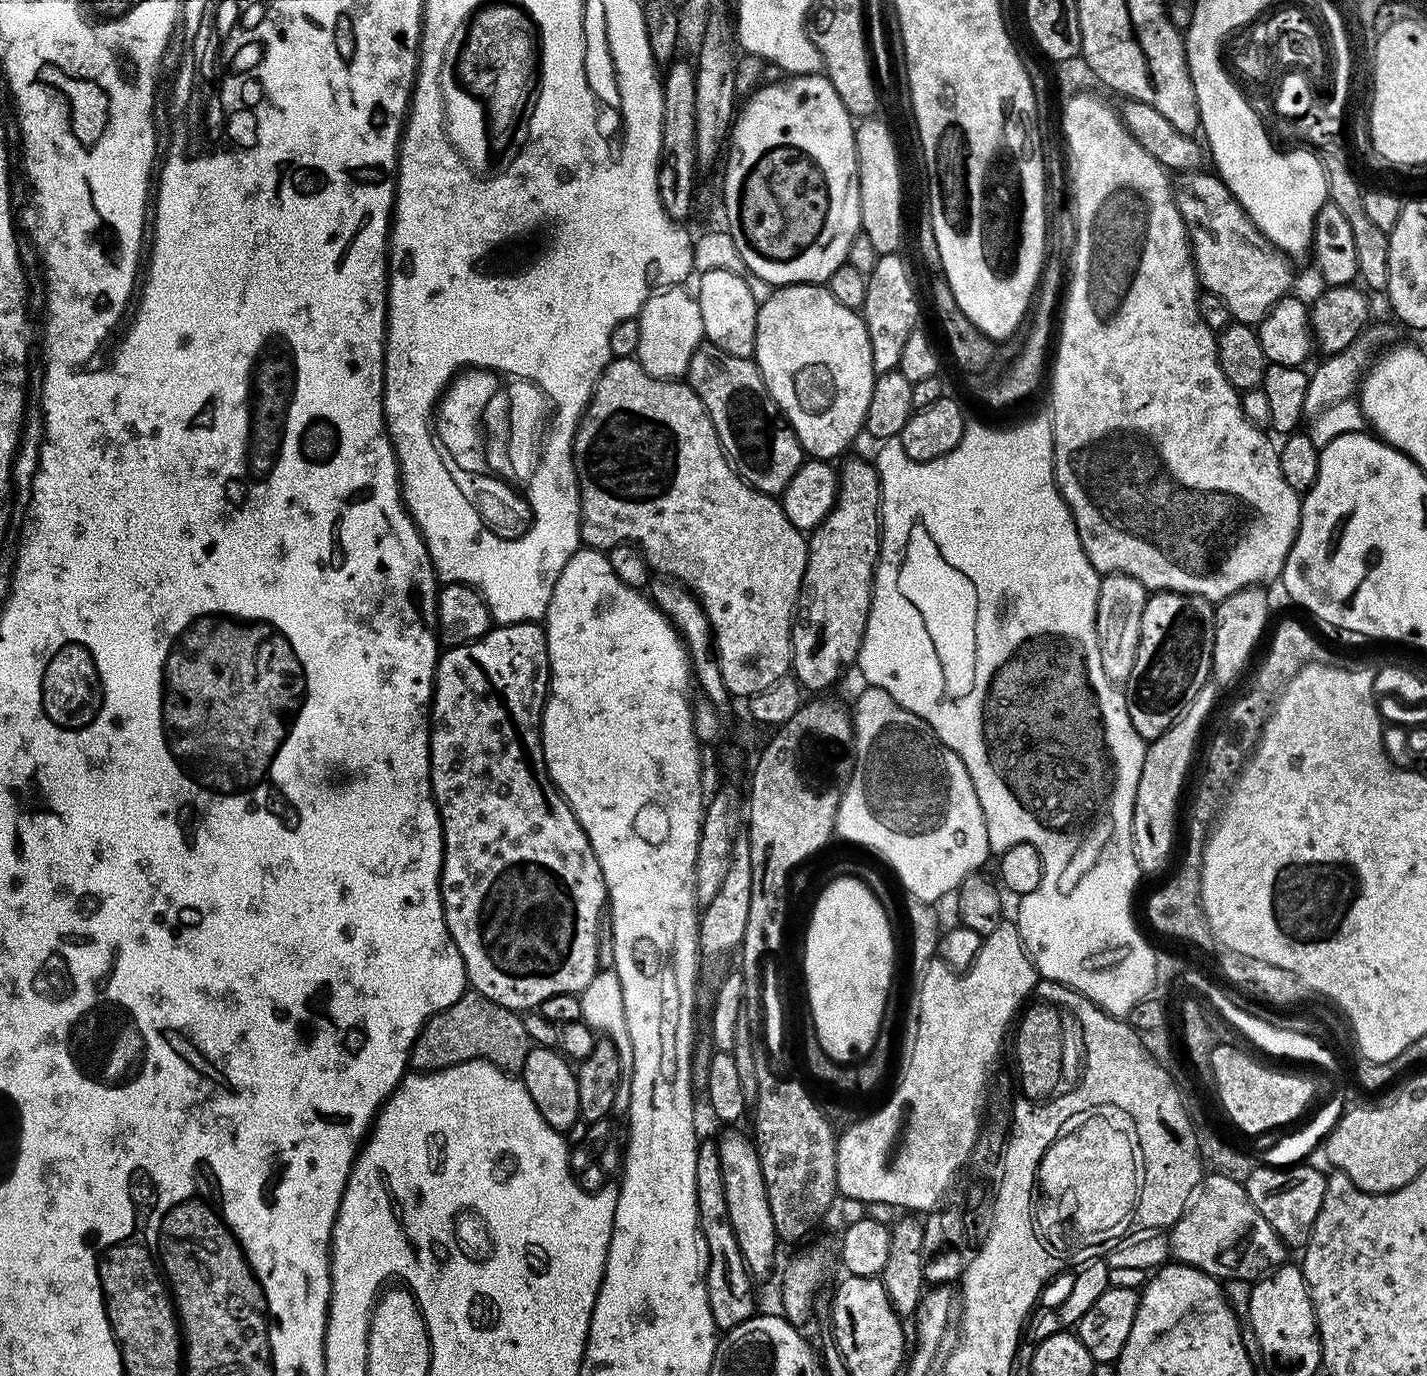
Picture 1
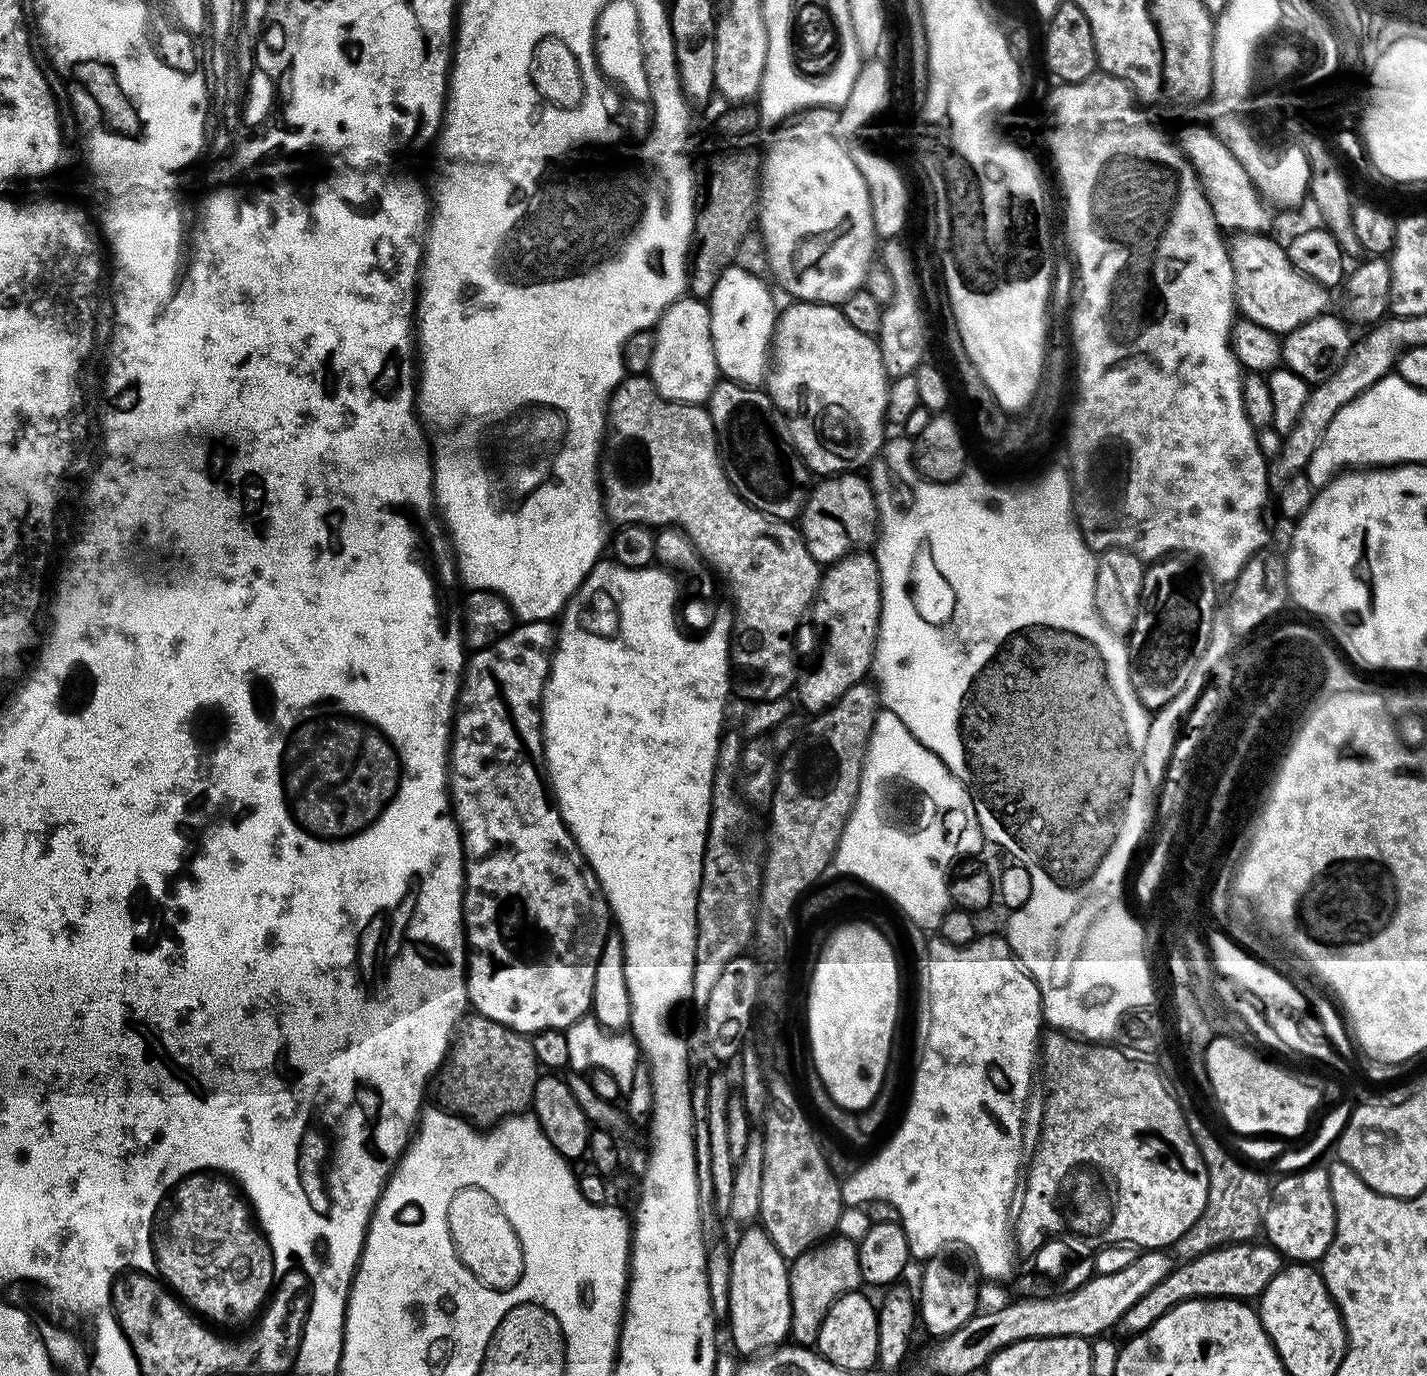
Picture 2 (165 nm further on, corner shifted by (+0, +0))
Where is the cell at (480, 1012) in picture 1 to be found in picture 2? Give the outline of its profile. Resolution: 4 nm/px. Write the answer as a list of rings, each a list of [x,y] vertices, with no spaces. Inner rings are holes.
[[[479,1014],[465,1015],[454,1033],[454,1039],[440,1071],[434,1077],[435,1103],[444,1111],[463,1116],[465,1120],[477,1126],[495,1126],[504,1117],[523,1113],[531,1105],[538,1079],[536,1068],[538,1069],[538,1061],[534,1046],[525,1033],[515,1032],[512,1028]]]

